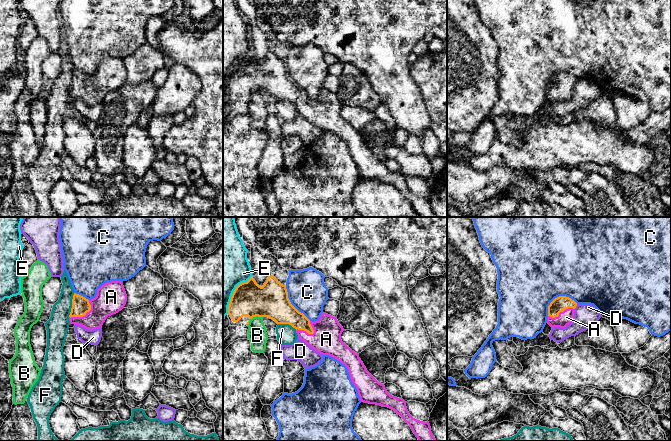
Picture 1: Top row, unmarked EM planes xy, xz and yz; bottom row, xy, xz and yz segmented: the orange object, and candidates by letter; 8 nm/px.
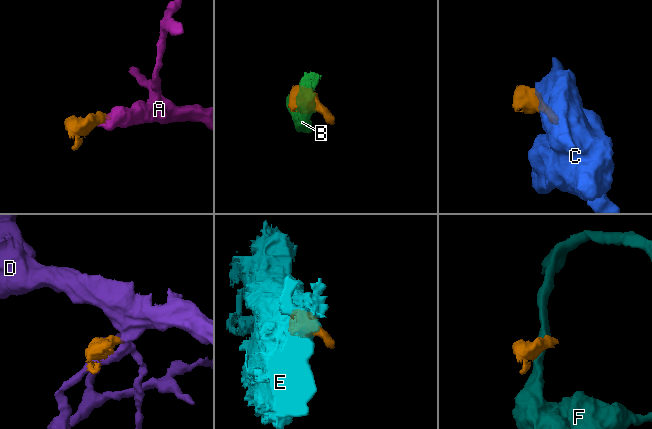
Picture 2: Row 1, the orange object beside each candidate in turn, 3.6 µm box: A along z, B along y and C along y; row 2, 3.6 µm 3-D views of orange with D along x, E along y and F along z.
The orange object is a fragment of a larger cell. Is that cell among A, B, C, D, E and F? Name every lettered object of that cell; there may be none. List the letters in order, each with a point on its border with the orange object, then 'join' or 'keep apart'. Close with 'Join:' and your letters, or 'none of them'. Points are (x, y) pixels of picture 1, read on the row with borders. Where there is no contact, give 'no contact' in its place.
A: xy (84, 315) | join
B: xz (256, 315) | keep apart
C: yz (557, 297) | keep apart
D: yz (575, 307) | keep apart
E: xz (233, 293) | keep apart
F: xy (72, 305) | keep apart
Join: A

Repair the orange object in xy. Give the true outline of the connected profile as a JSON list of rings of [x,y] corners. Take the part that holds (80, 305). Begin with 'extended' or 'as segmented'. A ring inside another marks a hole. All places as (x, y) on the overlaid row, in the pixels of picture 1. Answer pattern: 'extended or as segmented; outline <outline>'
extended; outline [[[121,281],[105,283],[91,300],[74,293],[70,324],[78,324],[88,330],[100,328],[108,316],[124,308],[126,301],[127,295]]]

